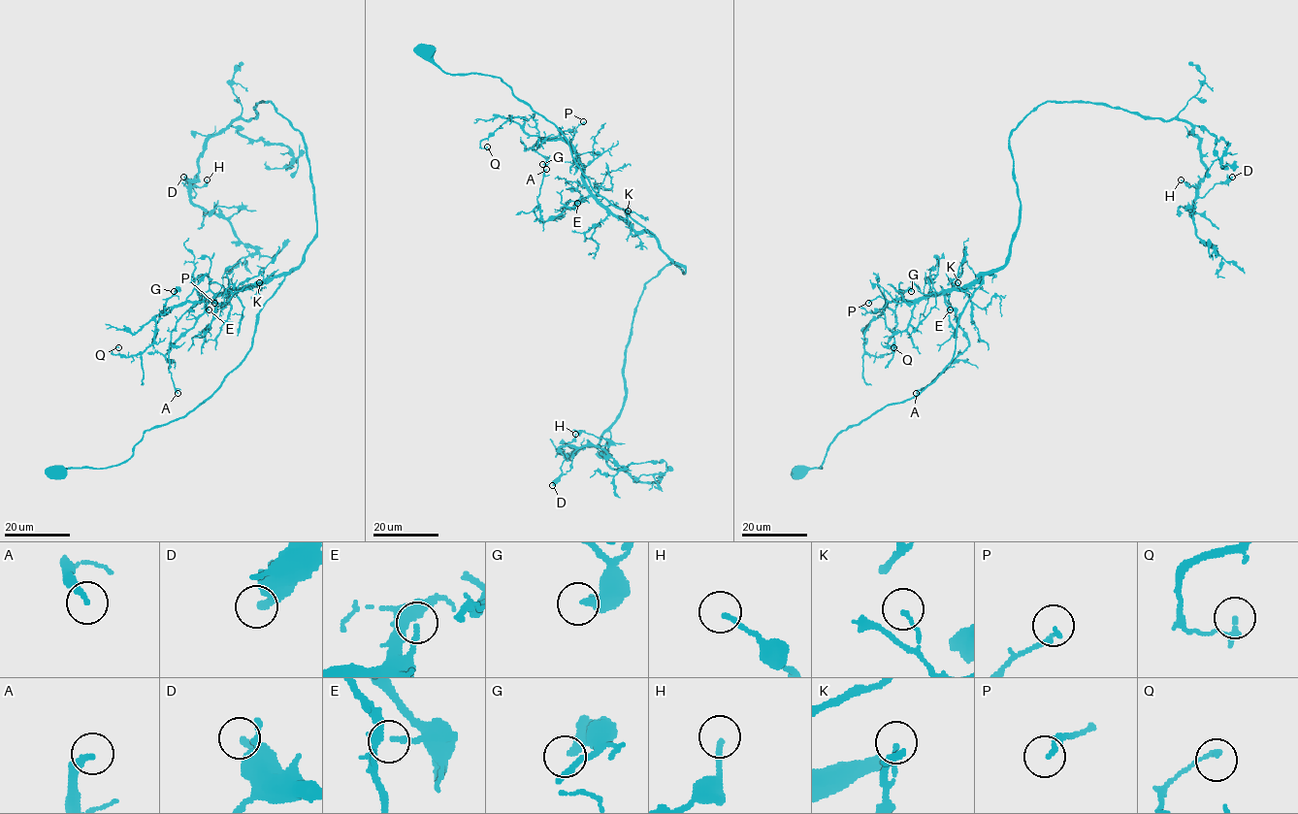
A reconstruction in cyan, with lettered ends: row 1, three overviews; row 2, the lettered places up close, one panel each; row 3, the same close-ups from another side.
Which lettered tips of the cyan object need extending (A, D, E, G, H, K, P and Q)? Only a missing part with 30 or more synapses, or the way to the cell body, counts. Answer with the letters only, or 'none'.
none

